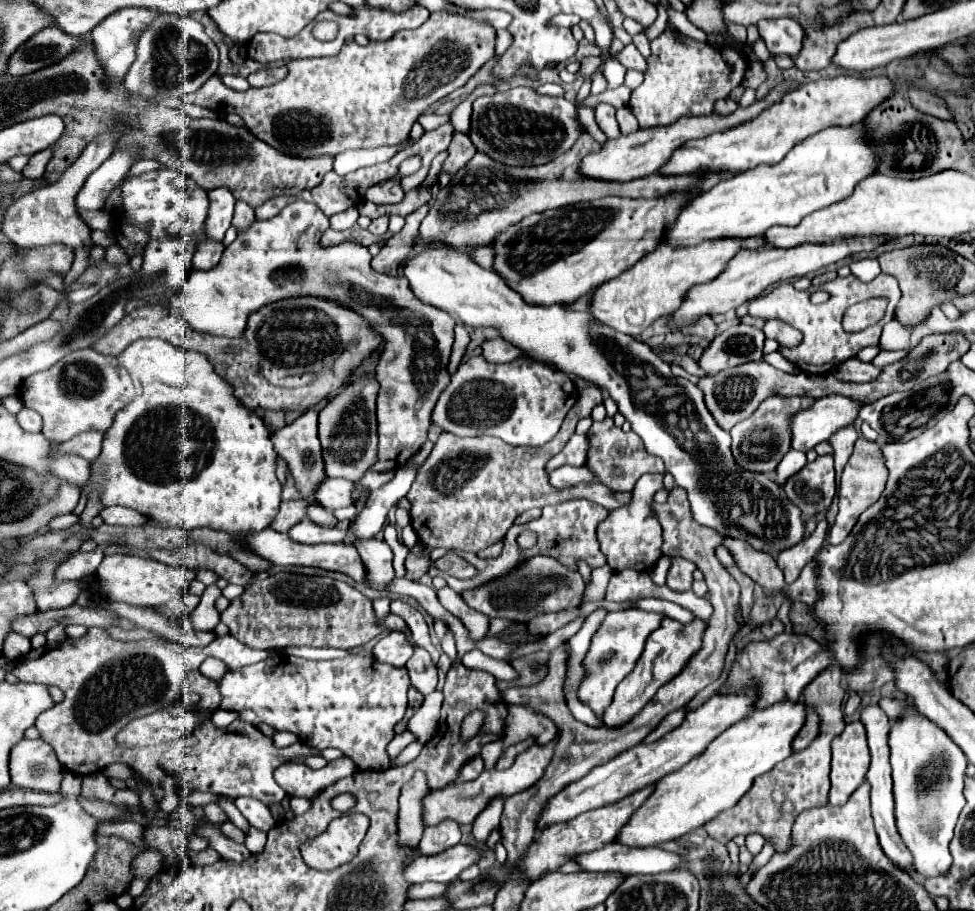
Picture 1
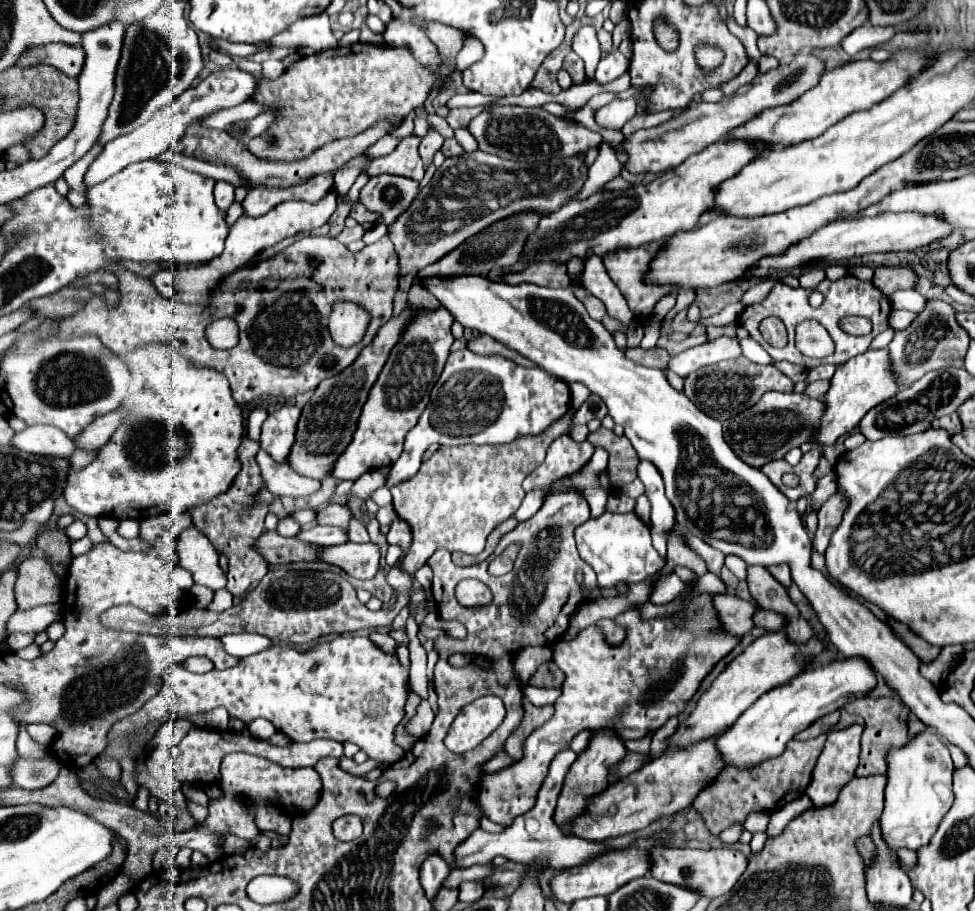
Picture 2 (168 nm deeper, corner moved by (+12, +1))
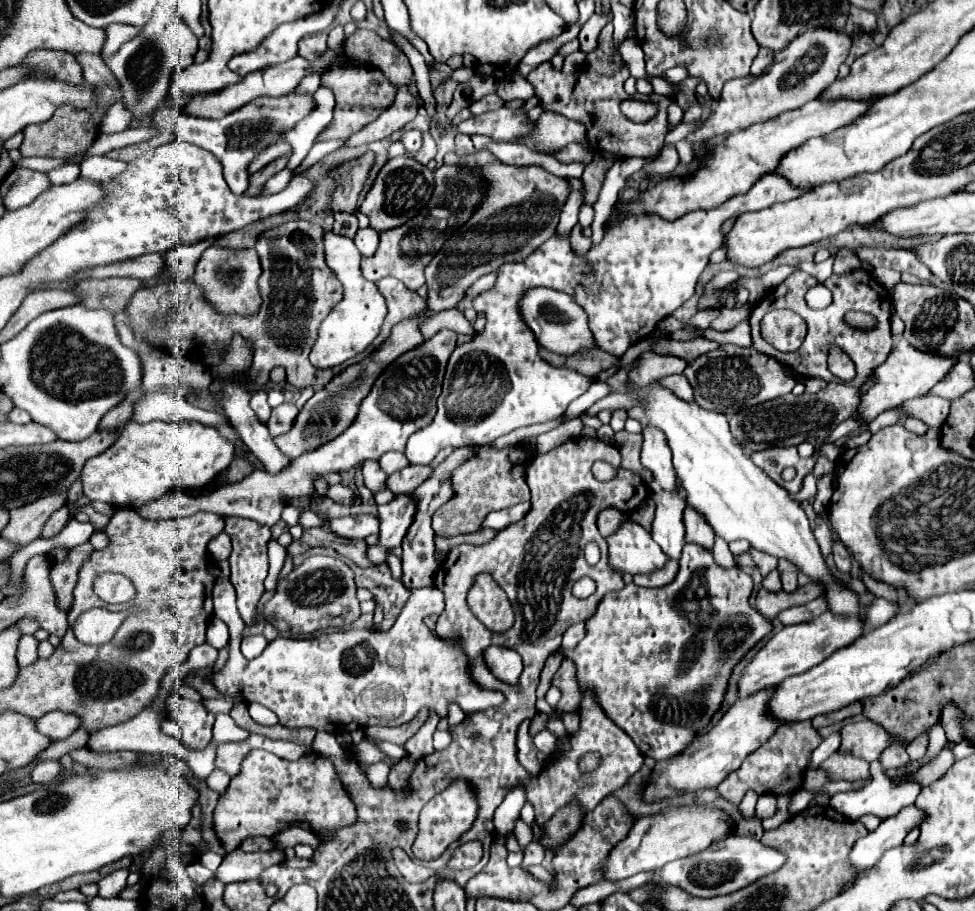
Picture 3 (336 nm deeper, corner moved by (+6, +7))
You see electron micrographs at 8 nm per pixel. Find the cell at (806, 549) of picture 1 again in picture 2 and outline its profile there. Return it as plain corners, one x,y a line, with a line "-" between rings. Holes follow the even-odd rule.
778,564
778,566
768,566
768,572
780,582
780,584
784,584
786,588
790,586
790,566
786,566
786,564

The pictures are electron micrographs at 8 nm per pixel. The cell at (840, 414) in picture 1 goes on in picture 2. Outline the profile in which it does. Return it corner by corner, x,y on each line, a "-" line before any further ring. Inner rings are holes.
868,350
860,356
850,358
836,370
836,374
832,376
830,390
822,398
826,402
826,410
818,422
818,428
812,434
812,444
832,446
842,434
852,432
870,408
892,398
896,392
898,384
896,378
890,374
888,350

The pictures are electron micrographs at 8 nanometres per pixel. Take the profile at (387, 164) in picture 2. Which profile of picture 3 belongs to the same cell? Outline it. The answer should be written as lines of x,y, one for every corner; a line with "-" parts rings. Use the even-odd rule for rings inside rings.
424,134
424,146
418,154
410,154
412,158
416,158
418,162
422,162
424,166
436,156
436,144
434,144
434,138
430,134

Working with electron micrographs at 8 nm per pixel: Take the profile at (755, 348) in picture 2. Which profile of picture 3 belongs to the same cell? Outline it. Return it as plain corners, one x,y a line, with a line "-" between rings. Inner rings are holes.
744,318
736,328
728,330
728,332
716,332
714,328
706,328
706,330
702,330
698,336
708,338
708,340
714,340
714,342
718,342
718,344
732,342
732,344
738,344
738,346
752,346
750,320
748,320
748,318

